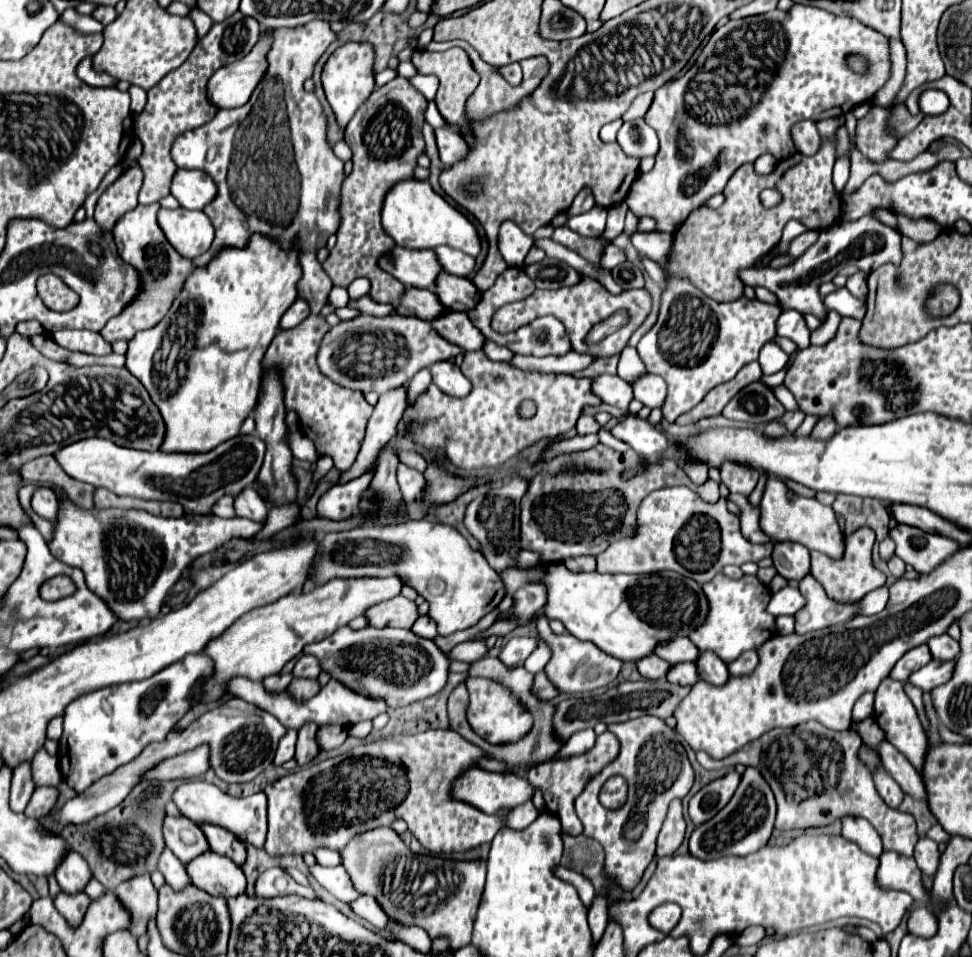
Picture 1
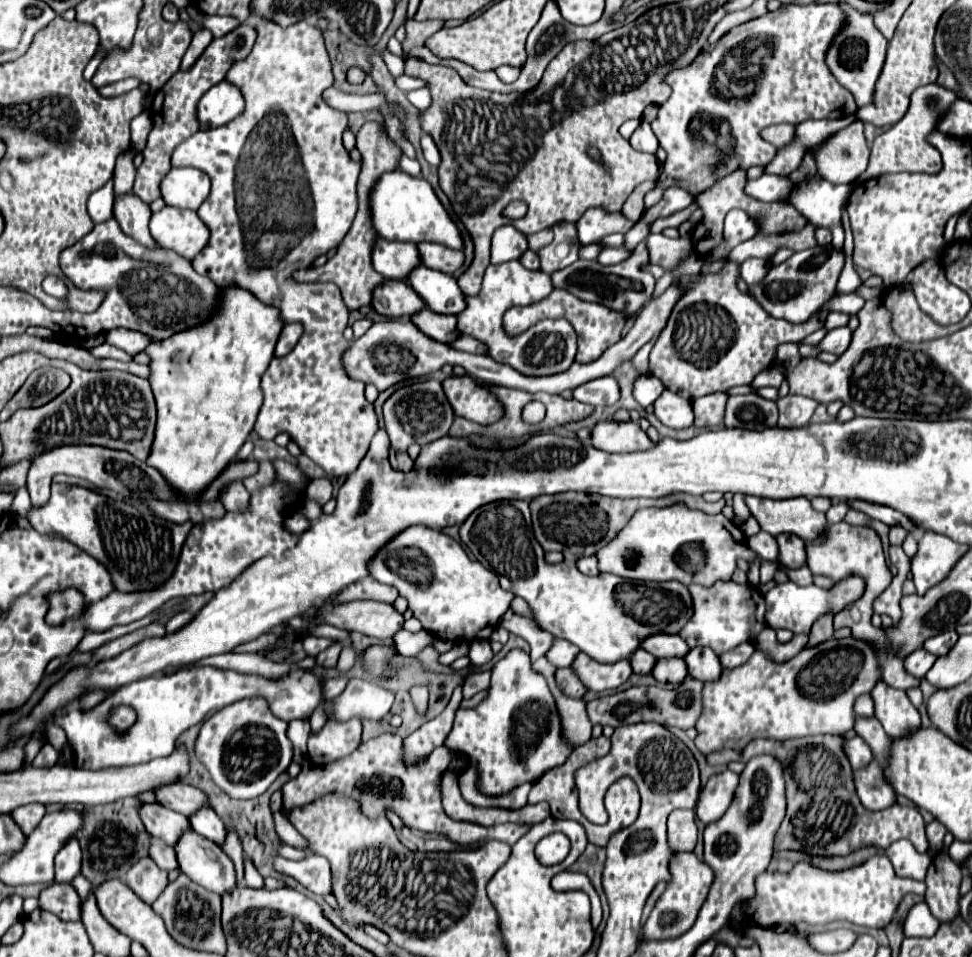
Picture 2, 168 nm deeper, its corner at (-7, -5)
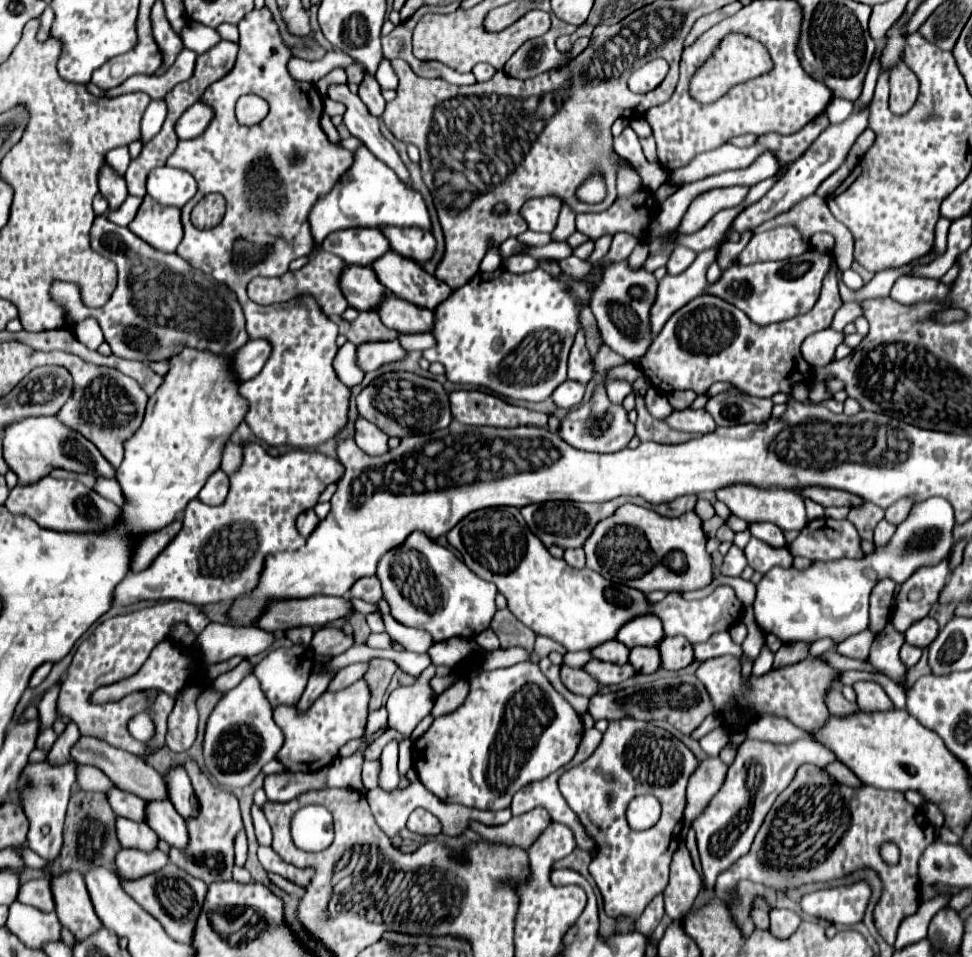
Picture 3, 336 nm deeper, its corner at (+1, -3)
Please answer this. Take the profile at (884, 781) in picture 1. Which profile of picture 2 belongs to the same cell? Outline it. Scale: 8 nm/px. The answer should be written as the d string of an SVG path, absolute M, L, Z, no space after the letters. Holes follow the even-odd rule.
M872 761L866 769L854 771L856 791L862 805L870 811L880 811L896 803L896 791L892 783L884 777L884 769L878 761Z

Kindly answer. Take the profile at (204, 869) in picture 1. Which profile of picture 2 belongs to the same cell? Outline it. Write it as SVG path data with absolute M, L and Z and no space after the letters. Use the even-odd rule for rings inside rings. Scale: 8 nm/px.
M186 833L178 843L176 853L180 871L200 887L218 895L226 895L236 889L234 863L212 841L206 841L196 833Z

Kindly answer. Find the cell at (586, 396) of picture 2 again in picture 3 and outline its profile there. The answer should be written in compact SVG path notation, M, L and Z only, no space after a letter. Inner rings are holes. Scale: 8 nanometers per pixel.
M564 381L560 387L556 387L556 391L552 393L552 401L558 409L572 409L576 405L582 403L586 393L586 387L582 383L574 383L574 381Z

